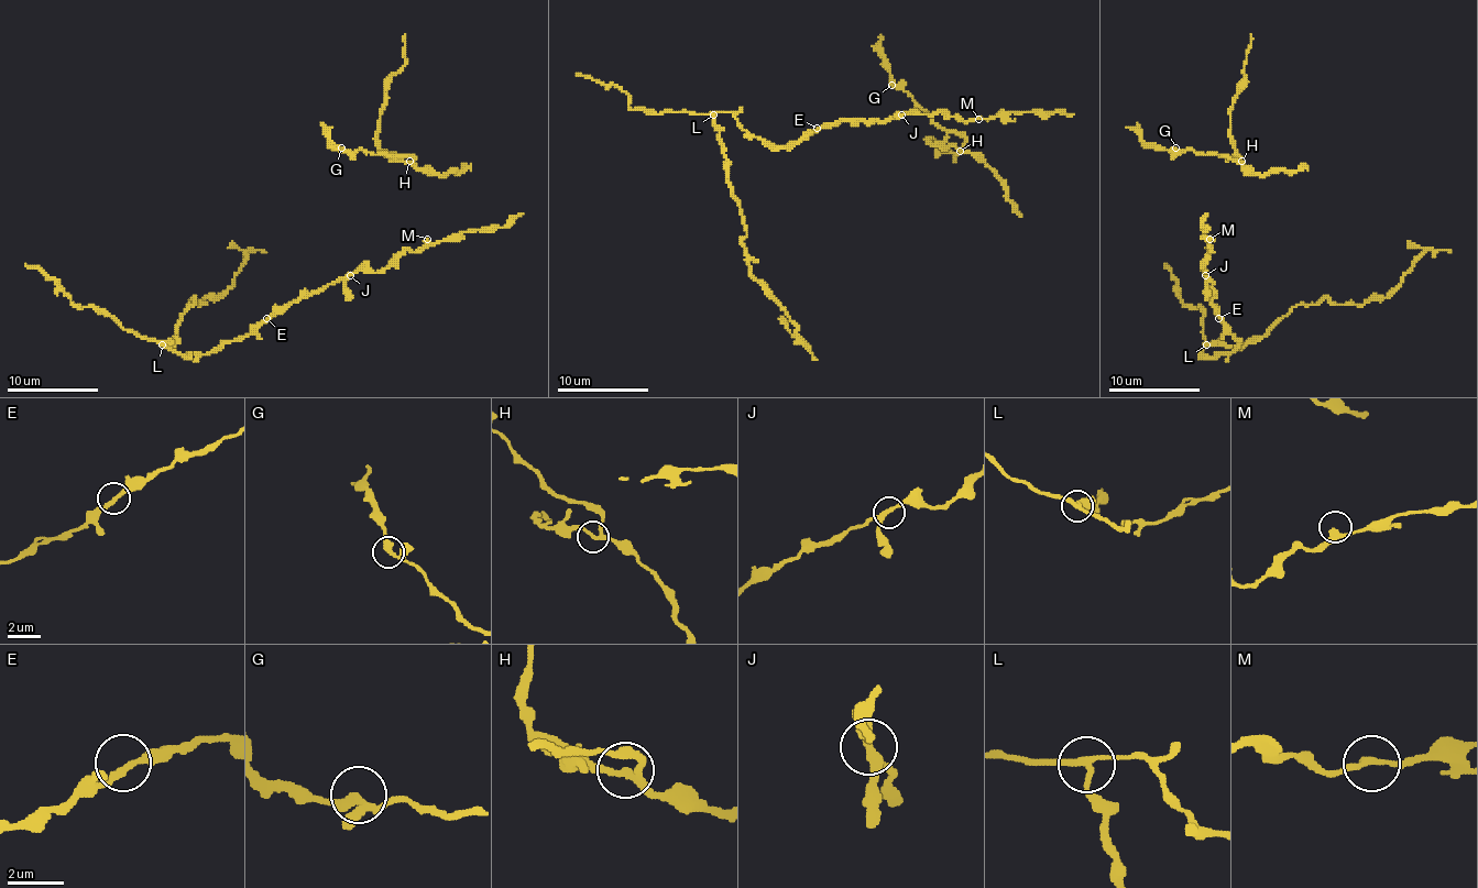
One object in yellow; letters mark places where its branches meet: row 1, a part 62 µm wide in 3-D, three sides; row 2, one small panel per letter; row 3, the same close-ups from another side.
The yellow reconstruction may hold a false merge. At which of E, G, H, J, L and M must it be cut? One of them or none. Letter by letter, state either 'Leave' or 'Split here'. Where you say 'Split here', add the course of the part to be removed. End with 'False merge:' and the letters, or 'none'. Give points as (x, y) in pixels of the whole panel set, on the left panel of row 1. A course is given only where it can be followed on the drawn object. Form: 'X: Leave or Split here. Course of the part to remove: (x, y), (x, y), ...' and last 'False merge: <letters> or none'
E: Leave
G: Leave
H: Leave
J: Leave
L: Split here. Course of the part to remove: (162, 346), (175, 341), (179, 316), (196, 297), (198, 305), (218, 297), (234, 282), (248, 250), (266, 252)
M: Leave
False merge: L

